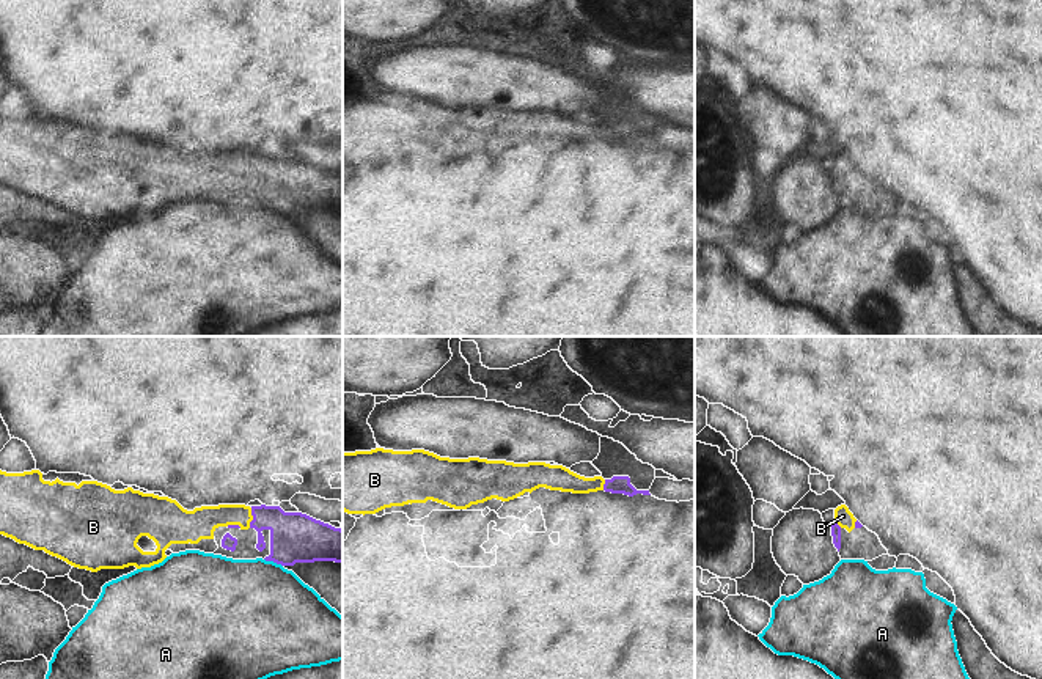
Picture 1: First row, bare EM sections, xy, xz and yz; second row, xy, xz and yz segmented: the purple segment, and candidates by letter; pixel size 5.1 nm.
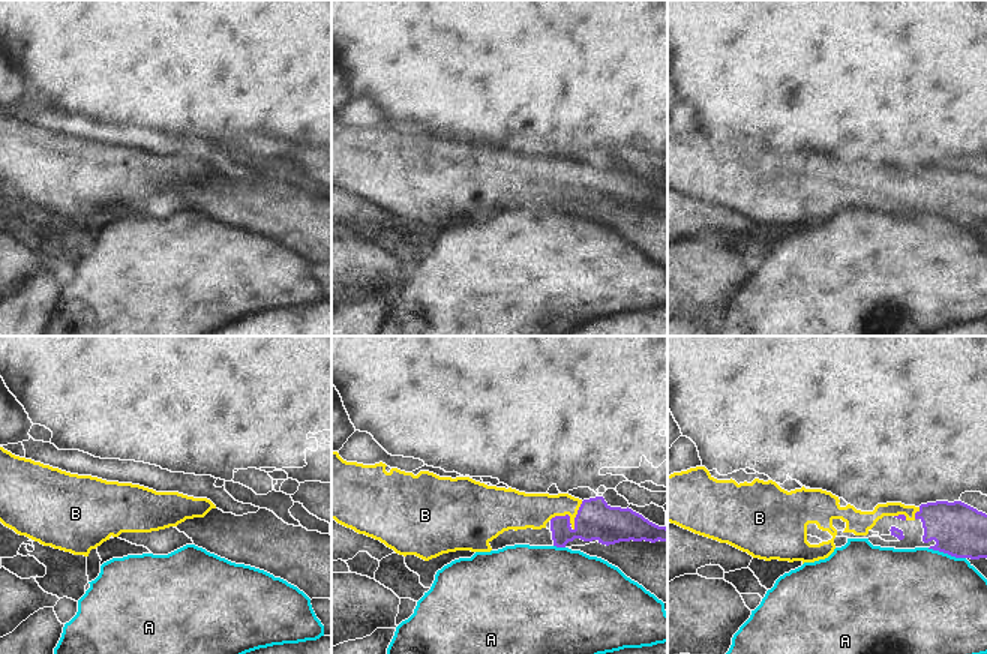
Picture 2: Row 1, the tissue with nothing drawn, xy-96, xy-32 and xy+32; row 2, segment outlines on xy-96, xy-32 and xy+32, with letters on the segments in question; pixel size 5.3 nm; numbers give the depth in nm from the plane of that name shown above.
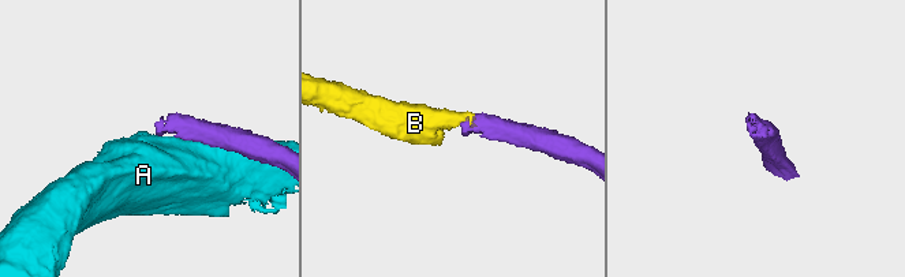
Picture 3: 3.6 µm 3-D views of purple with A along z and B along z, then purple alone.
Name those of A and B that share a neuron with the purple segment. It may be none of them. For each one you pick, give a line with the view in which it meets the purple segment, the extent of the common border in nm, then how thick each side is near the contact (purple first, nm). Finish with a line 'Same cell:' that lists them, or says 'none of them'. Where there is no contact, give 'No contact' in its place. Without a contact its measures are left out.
B: Touches purple in xy. Shared border 110 nm. Thickness 260 nm (purple) against 140 nm
Same cell: B

